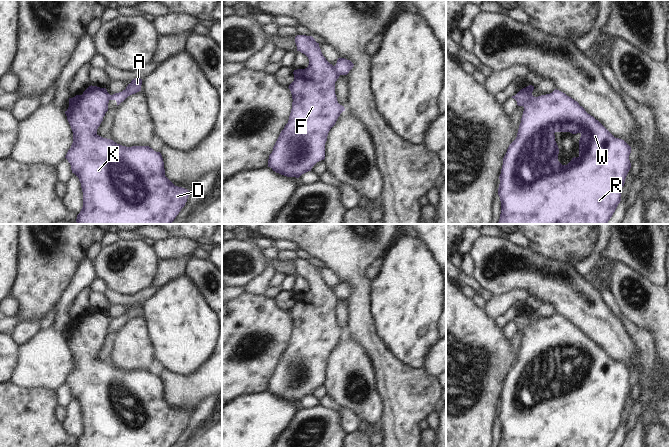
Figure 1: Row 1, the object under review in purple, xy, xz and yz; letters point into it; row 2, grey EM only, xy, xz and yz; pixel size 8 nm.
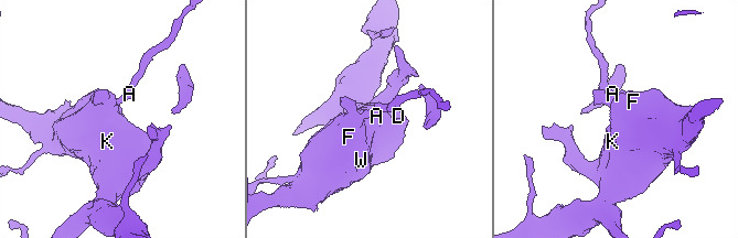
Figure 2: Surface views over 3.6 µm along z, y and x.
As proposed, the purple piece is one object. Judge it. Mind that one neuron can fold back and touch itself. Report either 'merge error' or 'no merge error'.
merge error

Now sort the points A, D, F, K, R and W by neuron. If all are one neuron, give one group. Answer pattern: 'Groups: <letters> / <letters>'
Groups: A / D F K R W.

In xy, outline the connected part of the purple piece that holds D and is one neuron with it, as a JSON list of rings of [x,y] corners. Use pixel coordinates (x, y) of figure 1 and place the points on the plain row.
[[[91,309],[83,316],[82,319],[76,319],[73,322],[69,322],[69,331],[65,335],[67,344],[73,356],[73,367],[65,382],[71,389],[72,397],[74,397],[79,402],[83,416],[83,431],[80,437],[77,439],[76,446],[77,448],[171,448],[181,433],[185,430],[191,415],[175,410],[165,400],[164,386],[160,376],[154,375],[149,370],[122,370],[111,363],[103,362],[97,358],[97,353],[103,345],[105,337],[108,335],[110,321],[111,319],[107,316],[106,312],[100,312]]]

